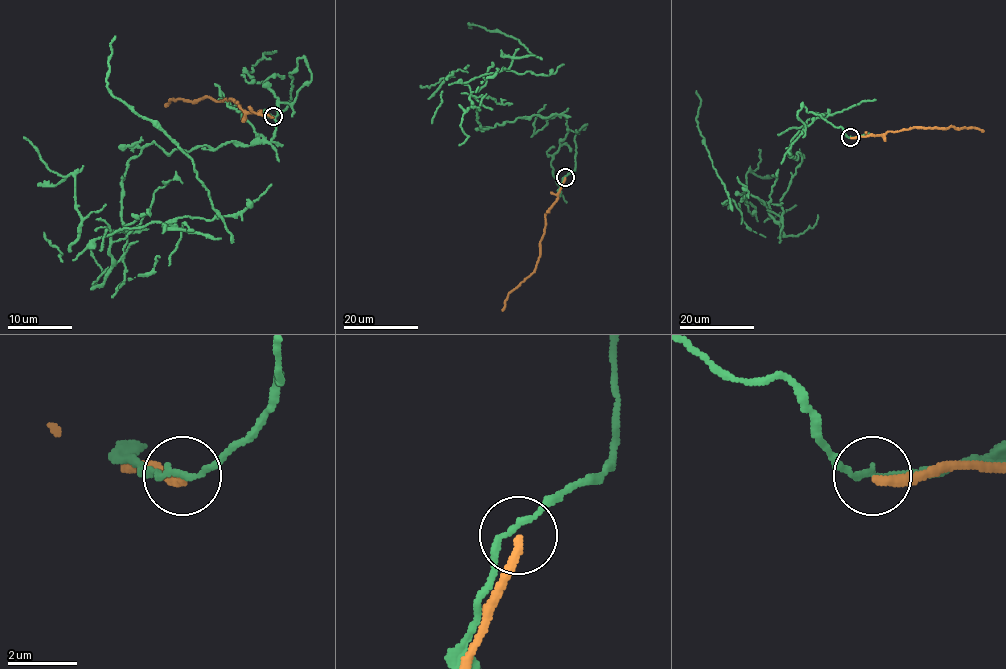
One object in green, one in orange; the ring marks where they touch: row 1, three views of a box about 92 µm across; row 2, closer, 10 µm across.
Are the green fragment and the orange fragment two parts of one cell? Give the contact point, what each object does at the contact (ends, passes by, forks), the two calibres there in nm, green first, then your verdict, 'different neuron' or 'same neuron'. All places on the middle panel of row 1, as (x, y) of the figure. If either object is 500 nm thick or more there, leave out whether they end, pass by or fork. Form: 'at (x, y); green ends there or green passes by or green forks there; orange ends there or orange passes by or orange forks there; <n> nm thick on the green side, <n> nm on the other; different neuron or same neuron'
at (565, 177); green passes by; orange ends there; 180 nm thick on the green side, 240 nm on the other; different neuron

